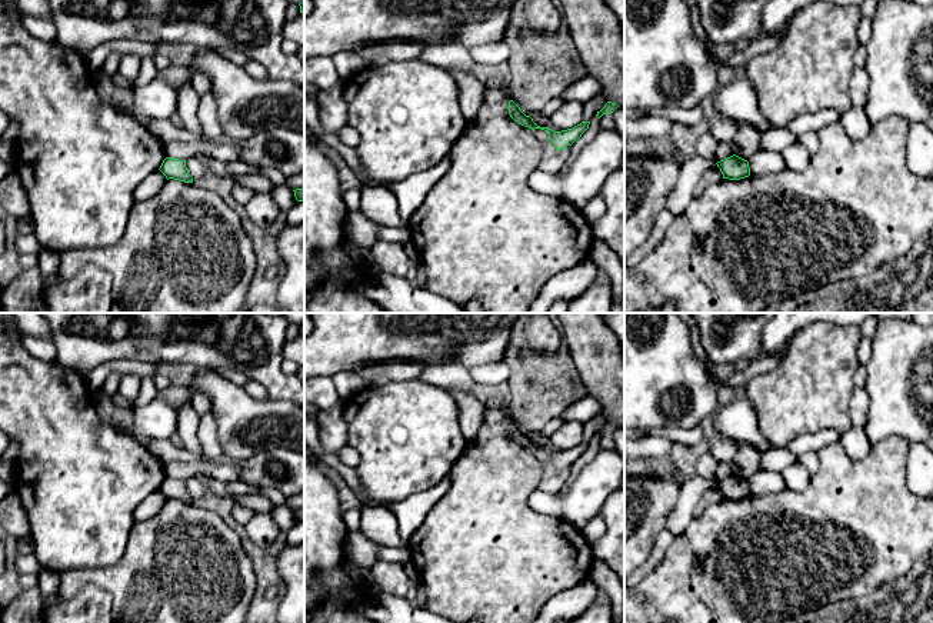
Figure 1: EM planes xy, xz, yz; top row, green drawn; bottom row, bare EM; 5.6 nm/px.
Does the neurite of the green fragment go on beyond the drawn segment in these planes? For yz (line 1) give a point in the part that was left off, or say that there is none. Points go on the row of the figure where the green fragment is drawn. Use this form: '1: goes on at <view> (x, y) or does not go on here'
1: does not go on here

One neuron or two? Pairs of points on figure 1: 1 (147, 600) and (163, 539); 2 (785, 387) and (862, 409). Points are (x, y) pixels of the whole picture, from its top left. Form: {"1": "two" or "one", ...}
{"1": "one", "2": "two"}

